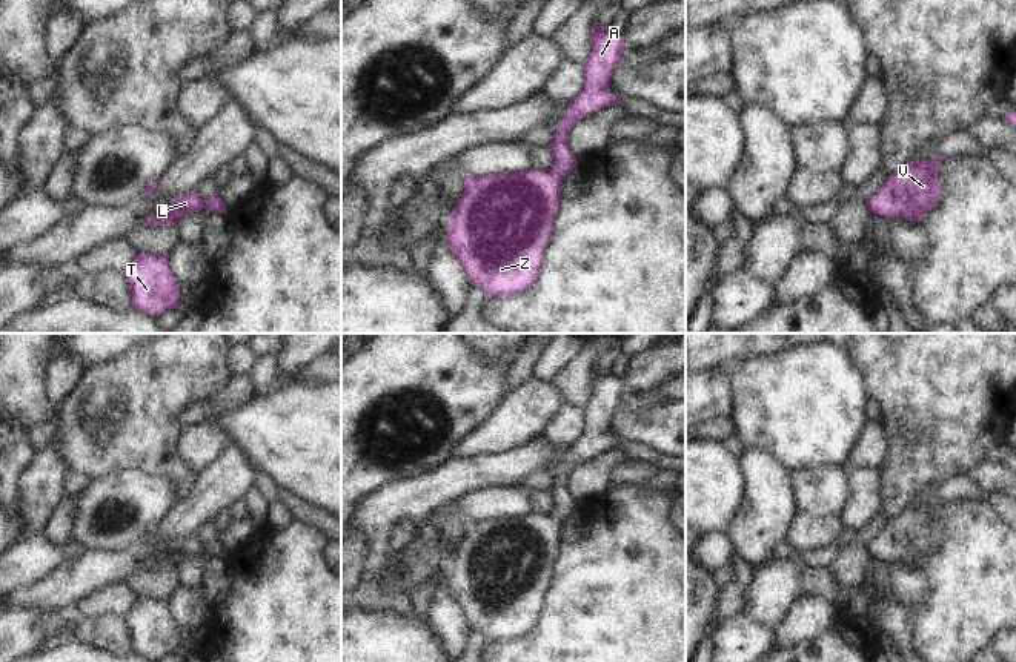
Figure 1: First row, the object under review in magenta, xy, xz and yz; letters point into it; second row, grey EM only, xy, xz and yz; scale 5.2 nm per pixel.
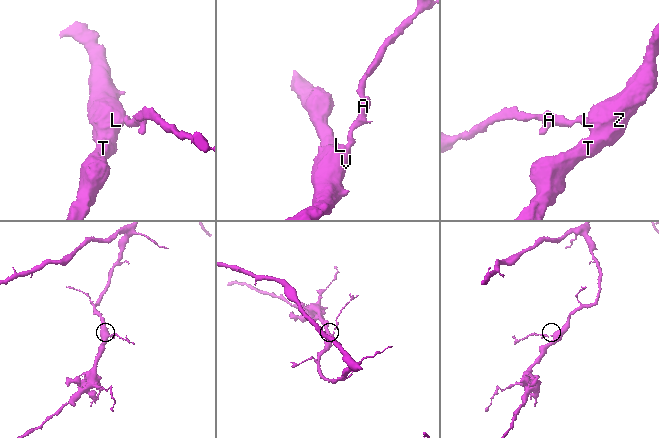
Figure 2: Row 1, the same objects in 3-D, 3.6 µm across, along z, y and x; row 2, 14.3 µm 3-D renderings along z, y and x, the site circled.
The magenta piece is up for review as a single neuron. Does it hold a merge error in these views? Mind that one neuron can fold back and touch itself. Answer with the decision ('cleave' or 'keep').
keep

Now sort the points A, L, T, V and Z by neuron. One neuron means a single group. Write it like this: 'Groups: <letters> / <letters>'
Groups: A L T V Z

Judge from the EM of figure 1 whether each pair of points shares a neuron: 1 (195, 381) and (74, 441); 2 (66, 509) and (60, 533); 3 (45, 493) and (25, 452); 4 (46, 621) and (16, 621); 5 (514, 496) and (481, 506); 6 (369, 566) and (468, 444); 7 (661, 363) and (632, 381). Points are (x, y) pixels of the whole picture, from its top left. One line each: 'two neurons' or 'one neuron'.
1: one neuron
2: one neuron
3: two neurons
4: one neuron
5: one neuron
6: two neurons
7: one neuron

